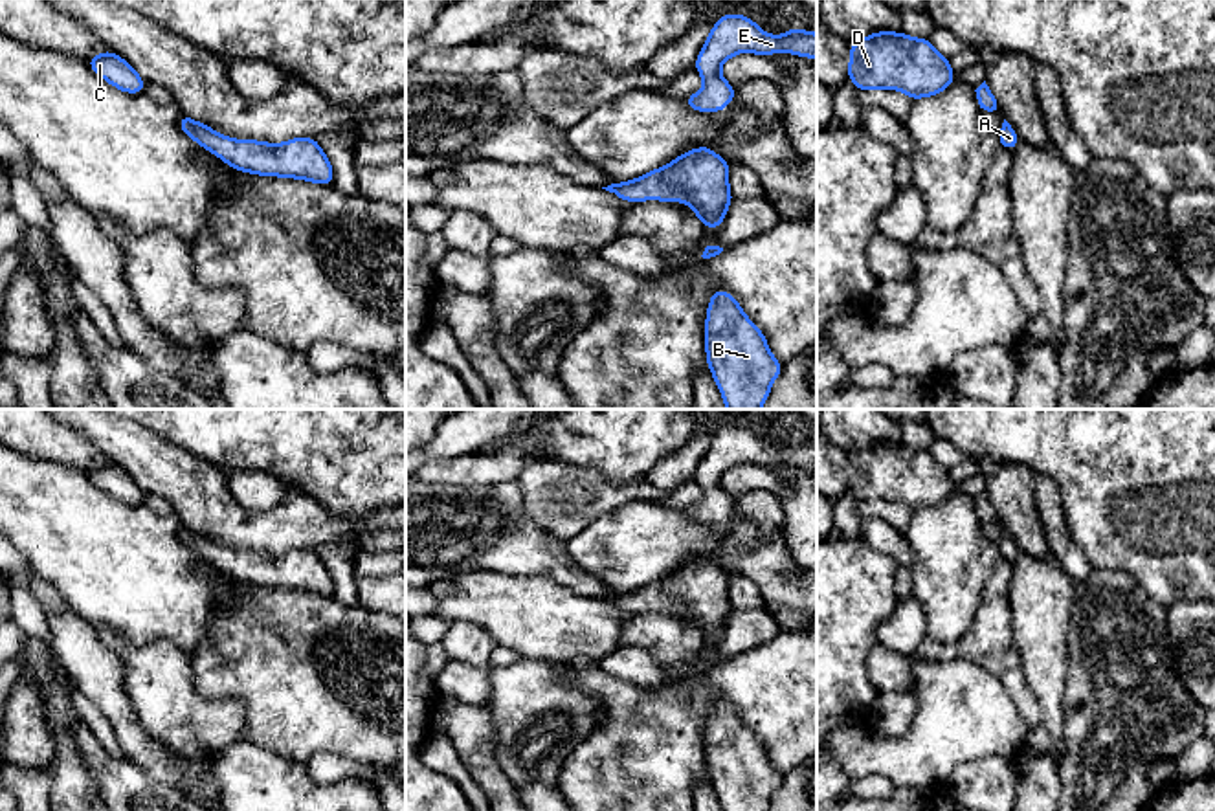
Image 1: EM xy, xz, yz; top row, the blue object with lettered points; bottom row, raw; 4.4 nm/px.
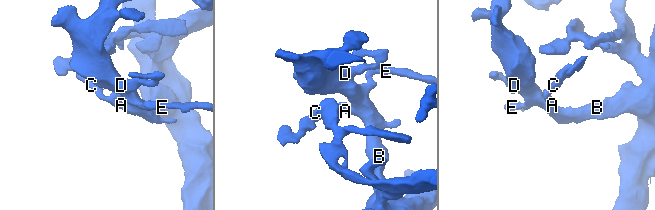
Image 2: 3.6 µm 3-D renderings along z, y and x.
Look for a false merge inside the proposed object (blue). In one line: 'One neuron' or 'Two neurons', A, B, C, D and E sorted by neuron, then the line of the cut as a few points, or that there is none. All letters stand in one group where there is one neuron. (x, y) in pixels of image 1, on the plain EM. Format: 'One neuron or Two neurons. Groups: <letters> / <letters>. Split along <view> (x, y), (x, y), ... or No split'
One neuron. Groups: A B C D E. No split

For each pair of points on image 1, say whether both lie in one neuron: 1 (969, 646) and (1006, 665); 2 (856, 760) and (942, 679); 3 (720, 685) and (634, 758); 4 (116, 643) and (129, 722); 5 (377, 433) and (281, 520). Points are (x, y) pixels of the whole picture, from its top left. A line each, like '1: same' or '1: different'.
1: same
2: same
3: same
4: different
5: different

